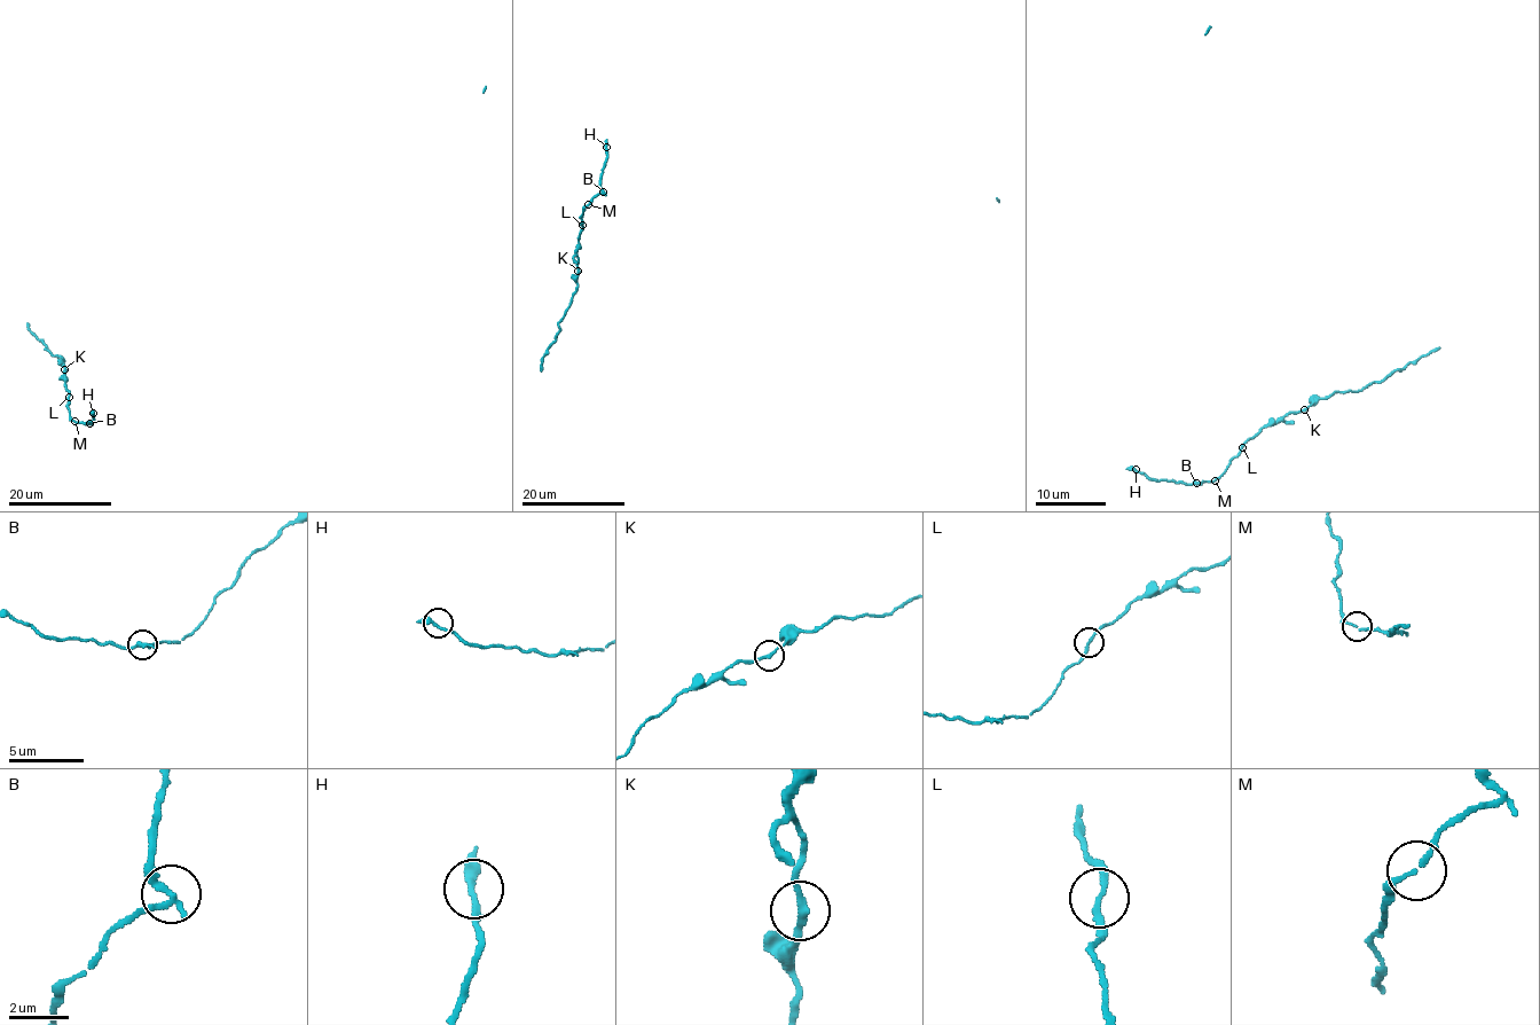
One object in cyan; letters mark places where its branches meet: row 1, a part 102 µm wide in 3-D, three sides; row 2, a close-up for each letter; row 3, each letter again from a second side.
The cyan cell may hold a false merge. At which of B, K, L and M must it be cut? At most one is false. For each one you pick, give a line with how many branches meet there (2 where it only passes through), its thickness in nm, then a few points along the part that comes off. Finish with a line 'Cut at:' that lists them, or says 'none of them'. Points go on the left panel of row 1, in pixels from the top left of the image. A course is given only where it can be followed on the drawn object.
B: branches 2; calibre 260 nm
Cut at: B

